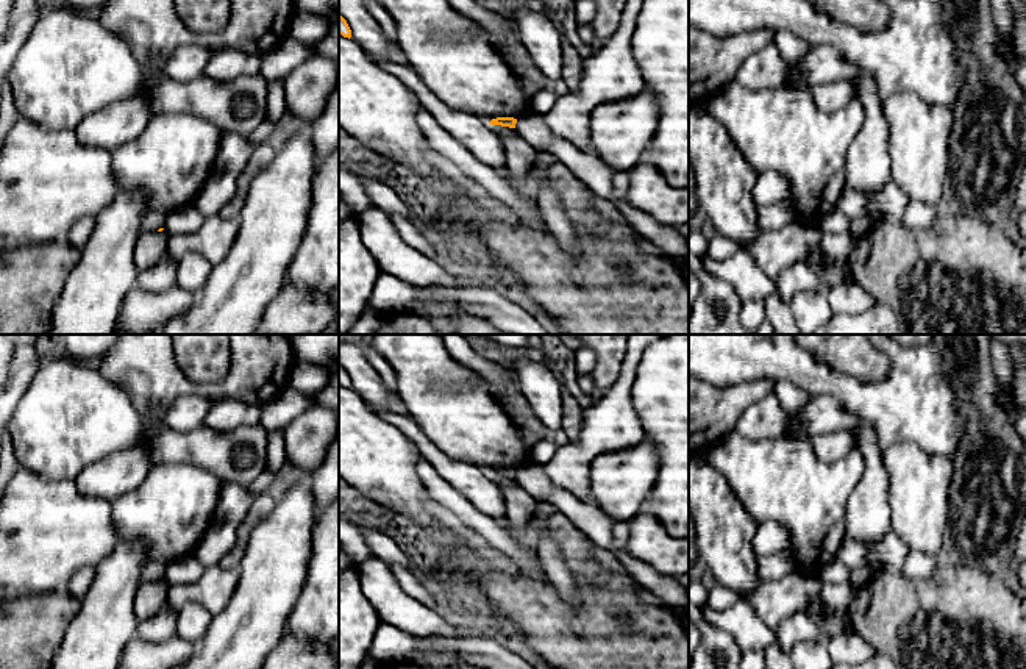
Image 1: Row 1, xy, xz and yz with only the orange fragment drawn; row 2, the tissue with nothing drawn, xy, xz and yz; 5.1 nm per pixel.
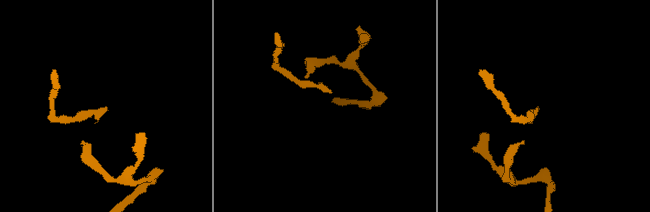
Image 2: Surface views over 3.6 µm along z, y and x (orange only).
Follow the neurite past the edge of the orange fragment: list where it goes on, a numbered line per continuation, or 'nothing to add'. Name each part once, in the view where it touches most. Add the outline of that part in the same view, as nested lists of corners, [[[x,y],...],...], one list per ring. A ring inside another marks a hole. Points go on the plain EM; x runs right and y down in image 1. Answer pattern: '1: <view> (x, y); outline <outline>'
nothing to add

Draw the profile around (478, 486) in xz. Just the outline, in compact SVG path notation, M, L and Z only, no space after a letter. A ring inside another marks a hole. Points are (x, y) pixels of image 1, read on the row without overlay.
M367 405L367 408L408 436L417 445L420 455L433 464L437 474L475 508L493 519L506 517L506 505L500 485L489 472L476 464L456 461L440 452L409 416L373 408L370 405Z

